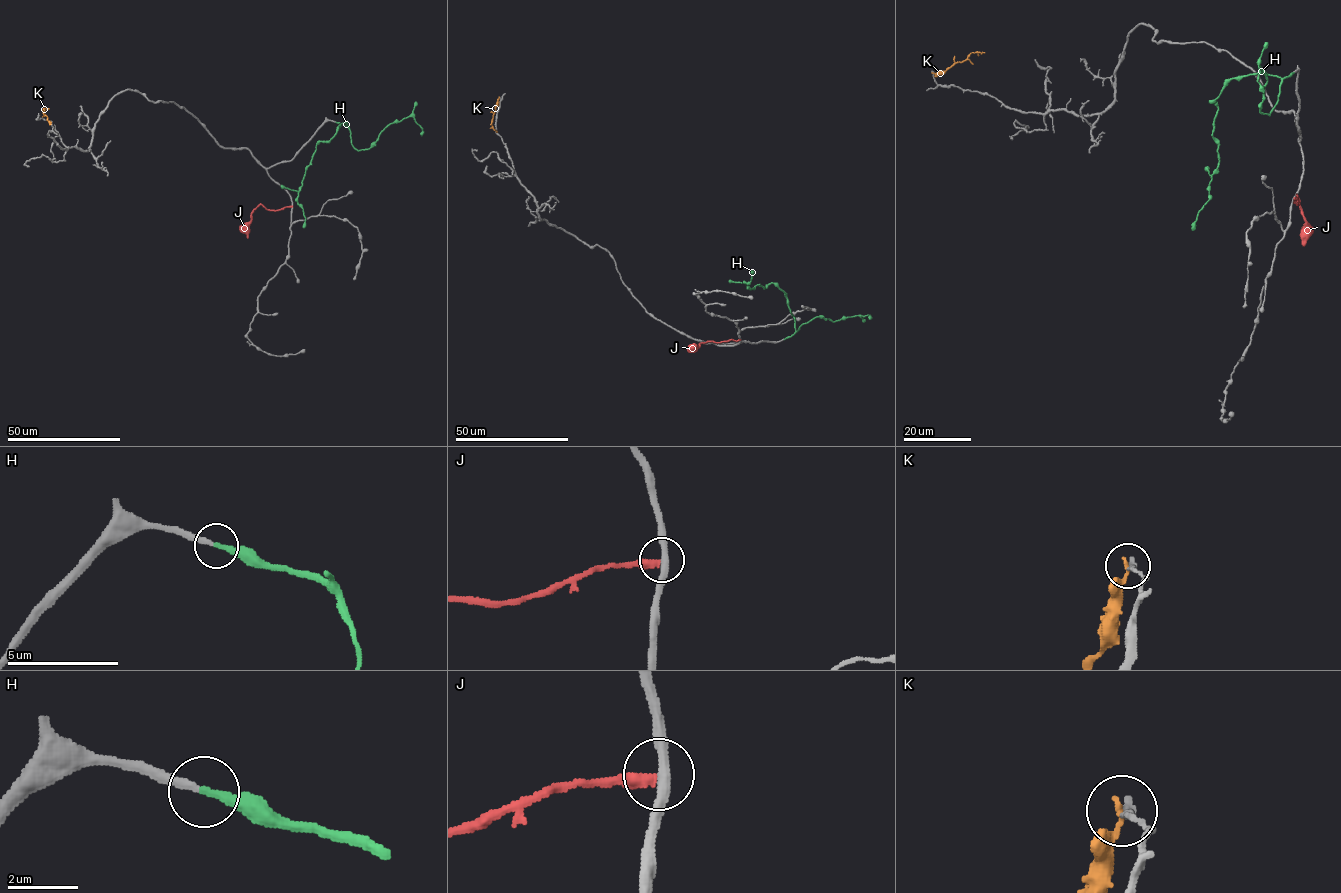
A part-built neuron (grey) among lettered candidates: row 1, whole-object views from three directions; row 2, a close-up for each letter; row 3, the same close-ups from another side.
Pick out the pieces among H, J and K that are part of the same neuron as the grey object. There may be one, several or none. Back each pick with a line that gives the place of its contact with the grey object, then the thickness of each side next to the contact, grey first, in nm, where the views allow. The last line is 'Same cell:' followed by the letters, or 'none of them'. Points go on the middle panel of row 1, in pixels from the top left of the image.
H: contact (784, 339); calibres 200 and 240 nm
Same cell: H

